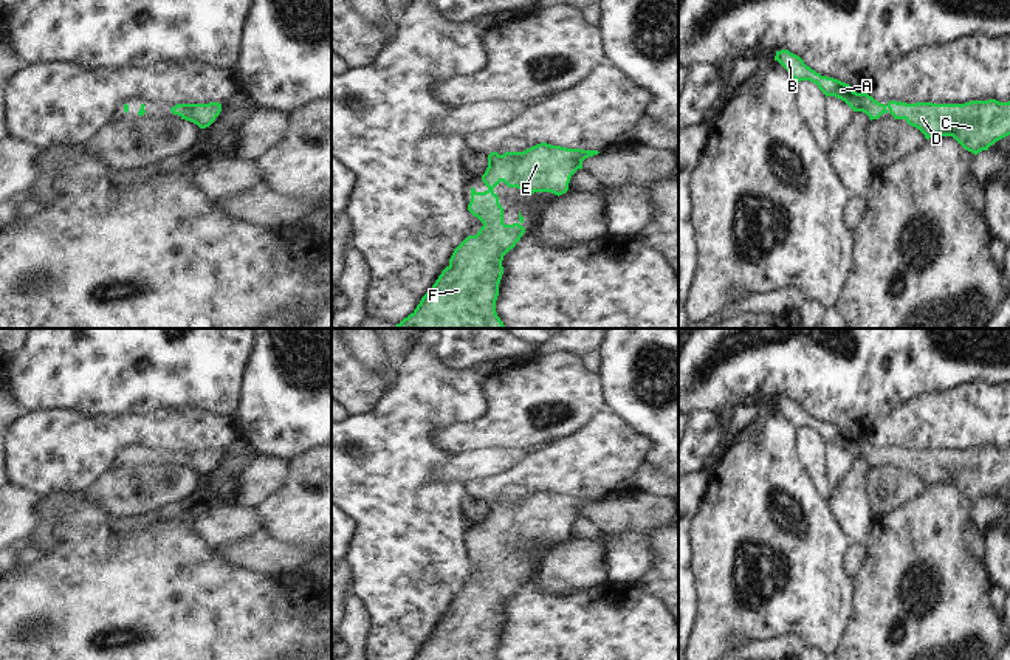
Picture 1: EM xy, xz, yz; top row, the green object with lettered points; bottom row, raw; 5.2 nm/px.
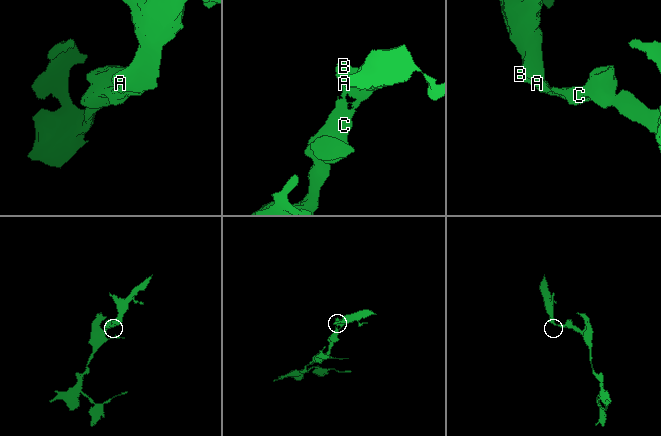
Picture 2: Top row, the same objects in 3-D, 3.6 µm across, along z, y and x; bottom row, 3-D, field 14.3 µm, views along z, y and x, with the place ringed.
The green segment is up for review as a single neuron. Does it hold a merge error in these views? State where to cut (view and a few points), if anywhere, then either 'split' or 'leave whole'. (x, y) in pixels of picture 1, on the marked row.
cut none; leave whole

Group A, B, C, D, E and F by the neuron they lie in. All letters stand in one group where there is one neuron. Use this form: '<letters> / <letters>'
A B C D E F

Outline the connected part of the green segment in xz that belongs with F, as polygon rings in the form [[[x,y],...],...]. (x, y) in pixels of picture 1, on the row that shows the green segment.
[[[547,143],[524,152],[491,152],[482,175],[488,189],[477,192],[471,187],[468,205],[468,211],[483,226],[454,249],[449,265],[397,328],[505,328],[496,313],[502,260],[520,240],[525,228],[520,211],[517,223],[503,223],[503,208],[493,189],[503,181],[508,187],[559,197],[569,191],[570,178],[582,169],[582,161],[598,153]]]

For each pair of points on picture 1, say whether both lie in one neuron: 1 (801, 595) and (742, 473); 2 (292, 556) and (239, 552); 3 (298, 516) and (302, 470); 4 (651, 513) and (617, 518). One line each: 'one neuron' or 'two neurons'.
1: one neuron
2: one neuron
3: one neuron
4: one neuron

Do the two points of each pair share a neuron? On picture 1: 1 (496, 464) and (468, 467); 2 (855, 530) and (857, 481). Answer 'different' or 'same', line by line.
1: same
2: same

